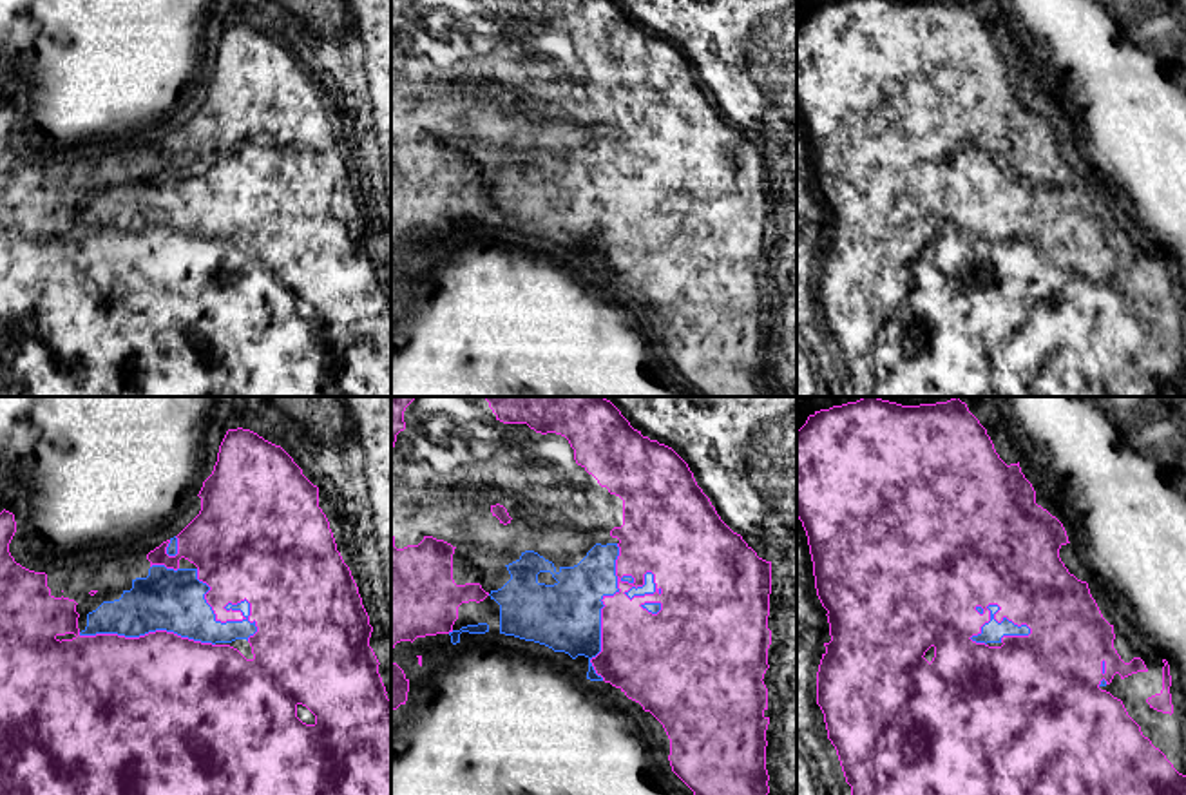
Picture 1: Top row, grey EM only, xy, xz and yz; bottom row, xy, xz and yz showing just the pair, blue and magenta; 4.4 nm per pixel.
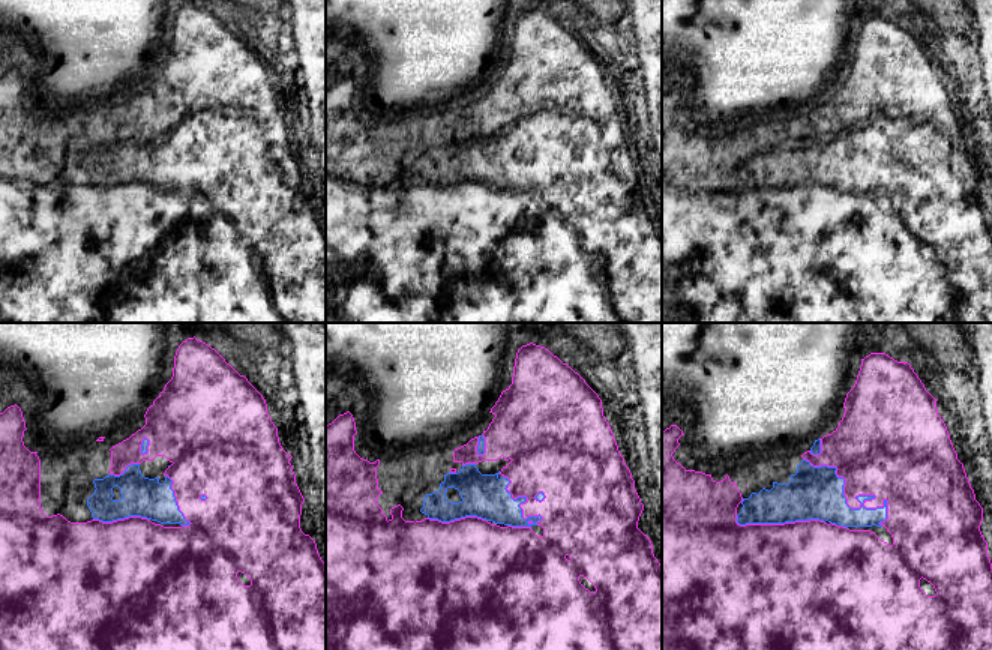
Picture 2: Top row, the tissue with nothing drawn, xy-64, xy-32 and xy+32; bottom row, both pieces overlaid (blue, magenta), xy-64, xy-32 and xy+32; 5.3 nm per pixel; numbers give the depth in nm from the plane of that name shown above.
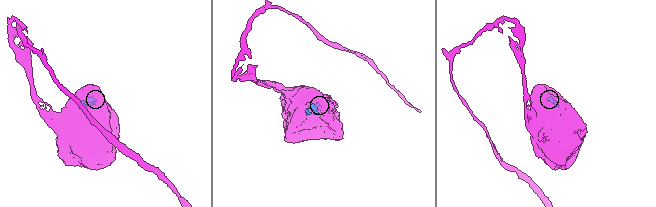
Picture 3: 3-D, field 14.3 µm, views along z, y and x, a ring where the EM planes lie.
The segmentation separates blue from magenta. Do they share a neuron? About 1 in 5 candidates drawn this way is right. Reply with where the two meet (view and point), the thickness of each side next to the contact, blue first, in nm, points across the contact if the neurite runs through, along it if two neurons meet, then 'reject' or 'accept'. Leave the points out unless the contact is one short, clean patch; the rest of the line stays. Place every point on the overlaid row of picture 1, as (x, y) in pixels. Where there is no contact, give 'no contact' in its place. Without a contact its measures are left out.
meets blue in xz at (602, 607); 300 nm thick on the blue side, 340 nm on the other; accept

